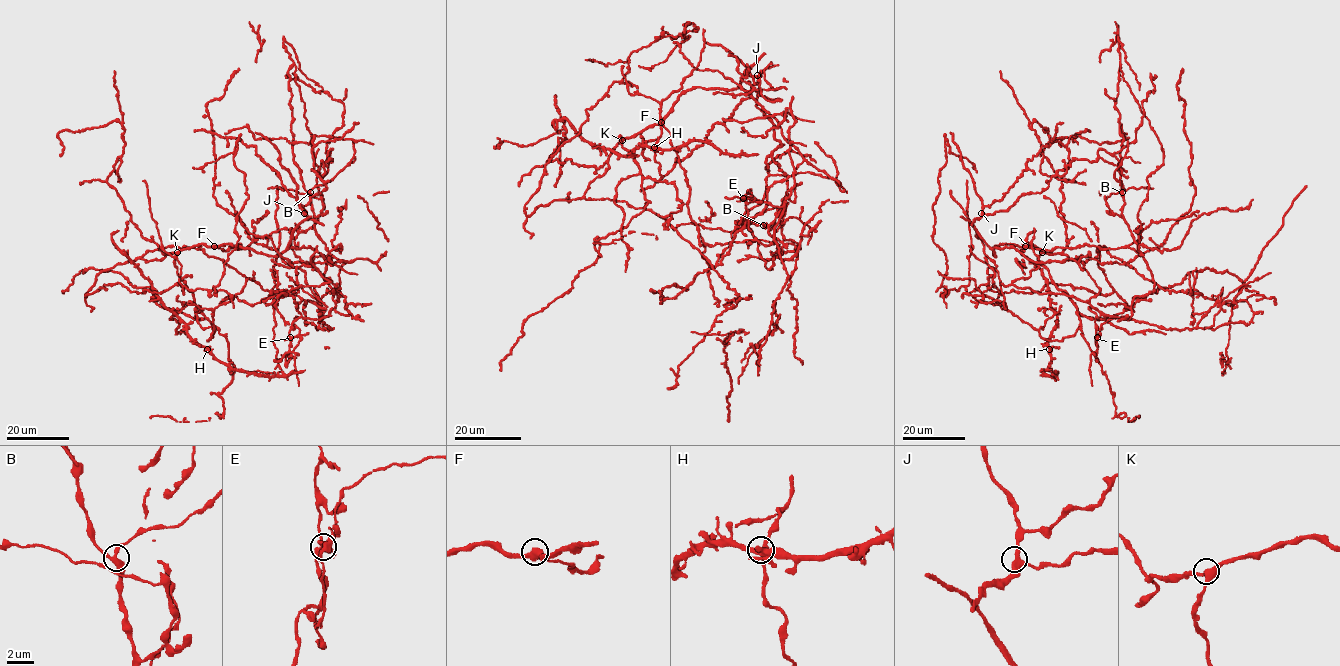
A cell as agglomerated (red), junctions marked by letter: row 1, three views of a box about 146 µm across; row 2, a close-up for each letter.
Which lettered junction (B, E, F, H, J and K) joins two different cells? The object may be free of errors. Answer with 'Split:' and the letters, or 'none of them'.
Split: E

